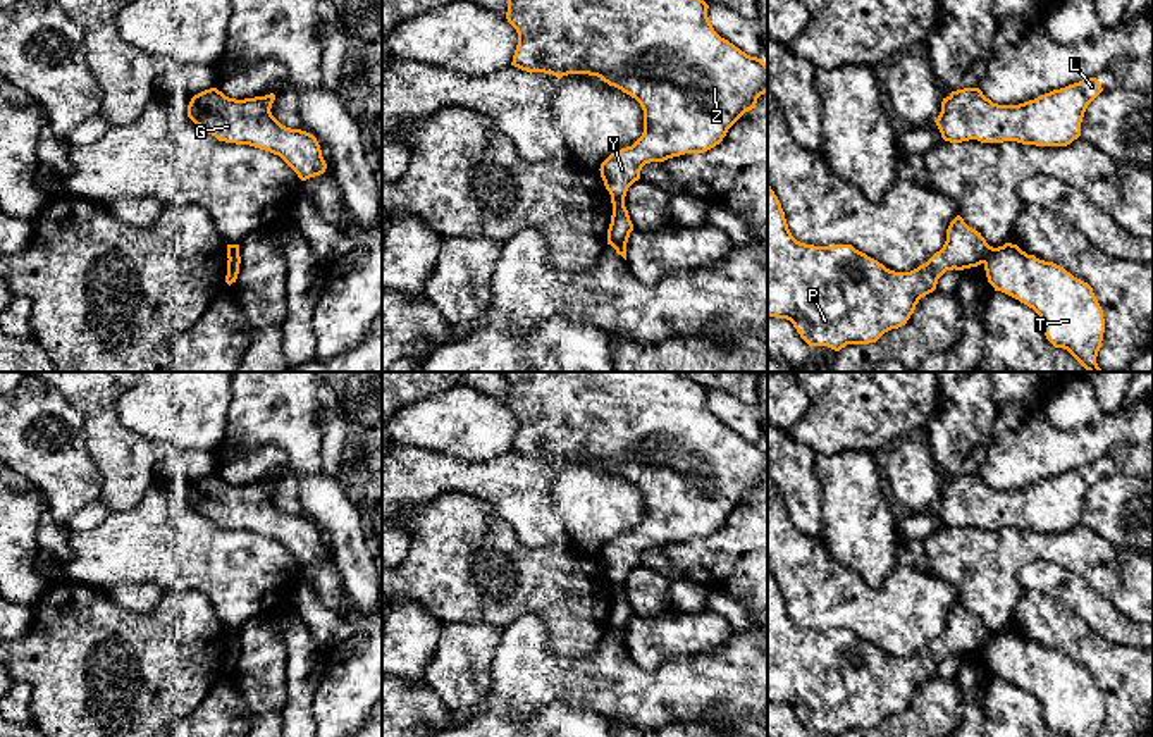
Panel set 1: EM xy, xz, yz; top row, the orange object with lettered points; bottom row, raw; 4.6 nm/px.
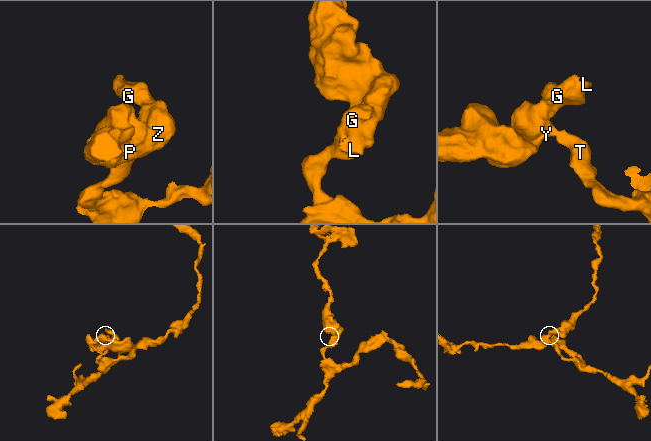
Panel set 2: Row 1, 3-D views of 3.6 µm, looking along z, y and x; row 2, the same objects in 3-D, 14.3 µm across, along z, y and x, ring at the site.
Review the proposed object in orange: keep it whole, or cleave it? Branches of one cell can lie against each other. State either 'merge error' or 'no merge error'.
merge error

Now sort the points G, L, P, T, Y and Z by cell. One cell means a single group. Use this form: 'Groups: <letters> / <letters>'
Groups: G L P Y Z / T

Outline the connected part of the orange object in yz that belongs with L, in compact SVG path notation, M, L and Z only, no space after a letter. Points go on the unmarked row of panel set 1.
M1088 463L1019 491L998 491L979 474L964 474L943 484L934 508L950 529L1067 532L1081 522L1084 498L1101 477L1100 467Z

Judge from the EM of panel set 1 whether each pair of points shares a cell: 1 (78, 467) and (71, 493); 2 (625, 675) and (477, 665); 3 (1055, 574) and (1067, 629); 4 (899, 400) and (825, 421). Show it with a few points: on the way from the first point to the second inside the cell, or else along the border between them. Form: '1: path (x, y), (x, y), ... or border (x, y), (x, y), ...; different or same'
1: path (71, 474), (71, 486); same
2: border (503, 629), (493, 662), (491, 687), (475, 705); different
3: border (1024, 589), (1035, 589), (1060, 601), (1093, 631); different
4: path (880, 400), (856, 403), (844, 415); same

